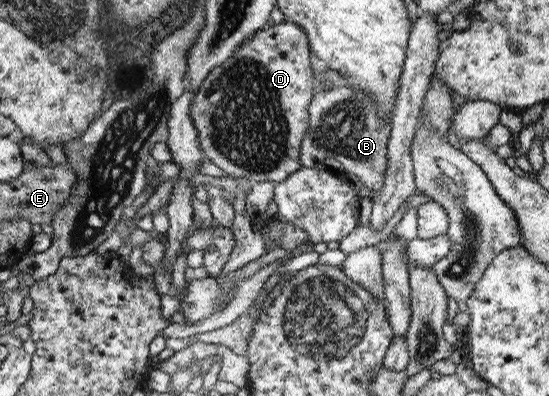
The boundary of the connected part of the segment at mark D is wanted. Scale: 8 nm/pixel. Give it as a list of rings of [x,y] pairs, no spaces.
[[[286,20],[259,30],[247,38],[224,64],[209,70],[201,82],[195,99],[191,101],[189,115],[197,130],[200,149],[208,160],[222,168],[227,175],[260,182],[284,182],[293,171],[302,167],[301,144],[309,129],[309,105],[314,97],[314,74],[311,68],[311,47],[305,31],[297,23]]]

